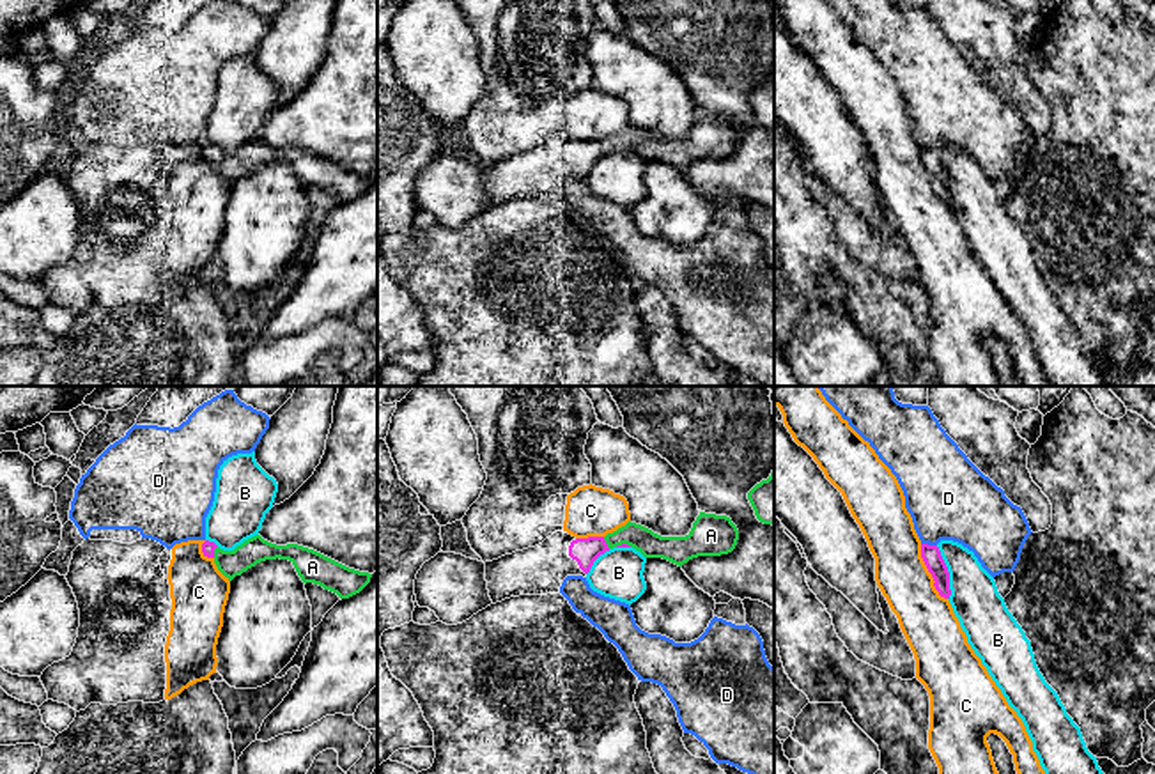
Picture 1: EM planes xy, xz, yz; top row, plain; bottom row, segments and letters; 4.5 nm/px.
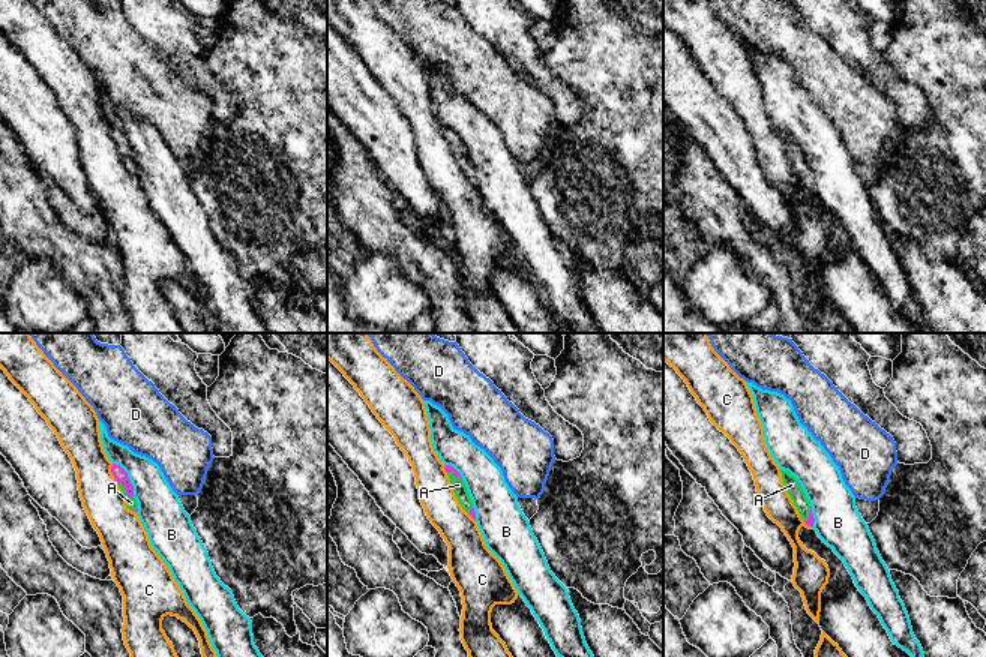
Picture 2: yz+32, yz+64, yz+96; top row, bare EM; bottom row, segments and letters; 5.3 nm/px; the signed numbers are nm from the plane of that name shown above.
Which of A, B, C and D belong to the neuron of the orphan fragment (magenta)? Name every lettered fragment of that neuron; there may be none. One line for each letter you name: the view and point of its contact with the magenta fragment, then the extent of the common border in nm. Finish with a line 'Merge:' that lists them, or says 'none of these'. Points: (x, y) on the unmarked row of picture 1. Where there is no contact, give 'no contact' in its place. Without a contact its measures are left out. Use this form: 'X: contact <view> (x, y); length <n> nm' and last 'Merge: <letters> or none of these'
A: contact xz (604, 146); length 70 nm
Merge: A

